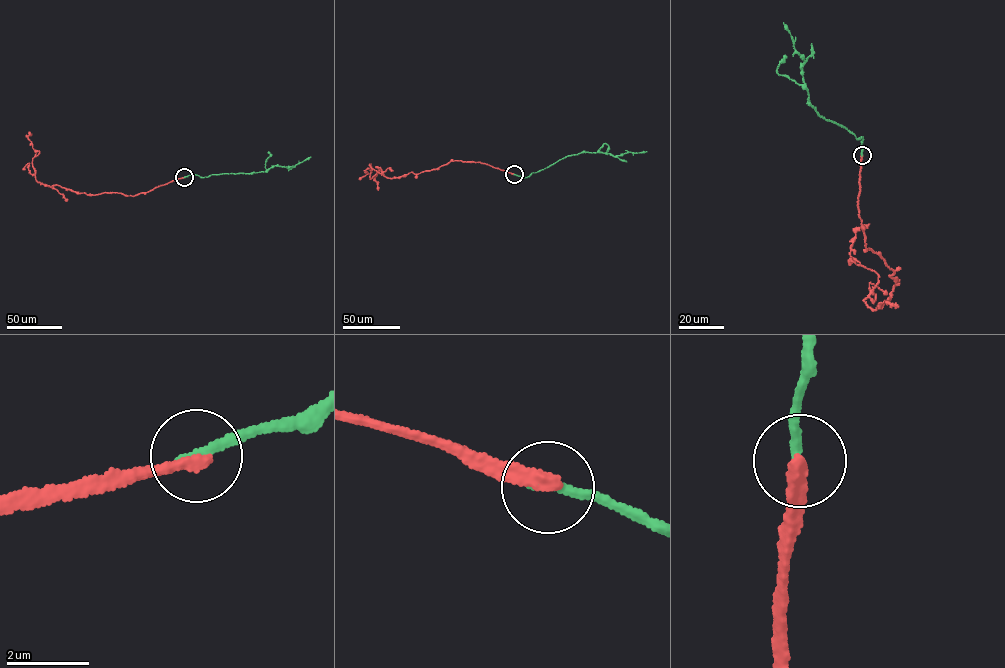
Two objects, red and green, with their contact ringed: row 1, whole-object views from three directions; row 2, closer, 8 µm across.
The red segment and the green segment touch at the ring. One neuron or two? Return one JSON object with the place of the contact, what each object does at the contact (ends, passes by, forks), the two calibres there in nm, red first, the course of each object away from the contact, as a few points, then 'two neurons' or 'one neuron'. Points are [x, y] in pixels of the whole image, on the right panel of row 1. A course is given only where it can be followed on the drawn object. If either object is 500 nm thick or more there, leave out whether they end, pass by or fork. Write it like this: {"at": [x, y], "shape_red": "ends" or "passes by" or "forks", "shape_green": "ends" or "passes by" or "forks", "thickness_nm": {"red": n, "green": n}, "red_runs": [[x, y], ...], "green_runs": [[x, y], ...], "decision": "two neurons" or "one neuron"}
{"at": [862, 155], "shape_red": "ends", "shape_green": "ends", "thickness_nm": {"red": 320, "green": 260}, "red_runs": [[862, 155], [866, 251], [898, 280], [873, 310], [864, 300], [878, 274], [850, 254], [857, 230], [869, 224]], "green_runs": [[862, 155], [862, 136], [856, 138], [811, 106], [801, 71], [805, 61], [794, 48], [783, 22]], "decision": "two neurons"}

